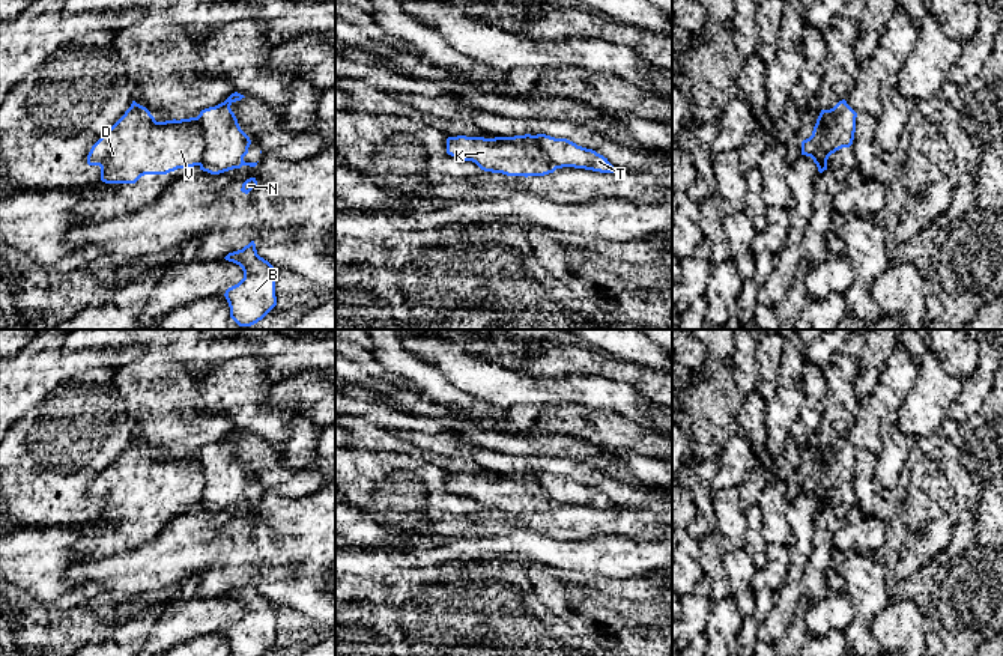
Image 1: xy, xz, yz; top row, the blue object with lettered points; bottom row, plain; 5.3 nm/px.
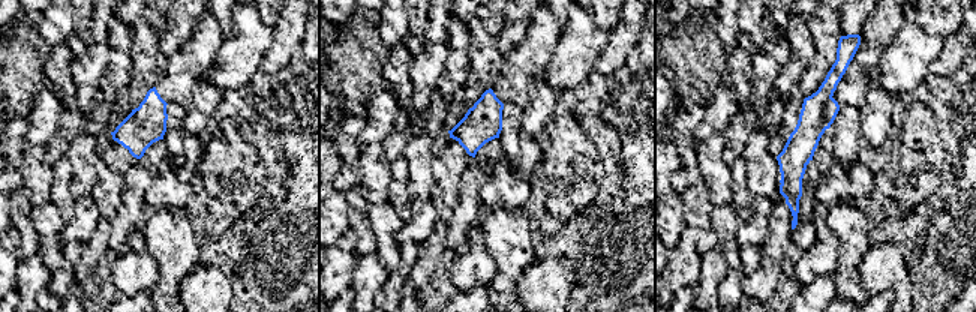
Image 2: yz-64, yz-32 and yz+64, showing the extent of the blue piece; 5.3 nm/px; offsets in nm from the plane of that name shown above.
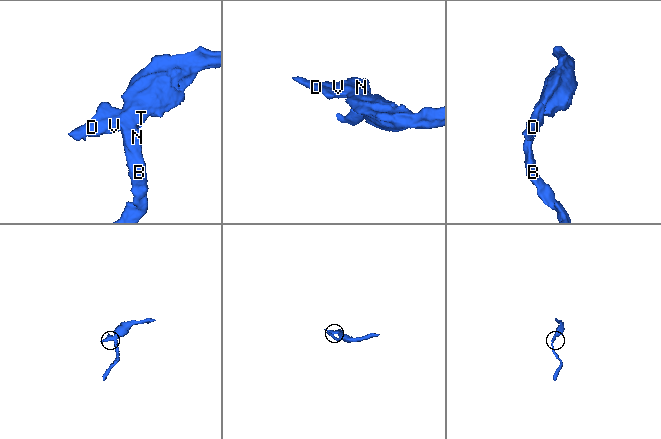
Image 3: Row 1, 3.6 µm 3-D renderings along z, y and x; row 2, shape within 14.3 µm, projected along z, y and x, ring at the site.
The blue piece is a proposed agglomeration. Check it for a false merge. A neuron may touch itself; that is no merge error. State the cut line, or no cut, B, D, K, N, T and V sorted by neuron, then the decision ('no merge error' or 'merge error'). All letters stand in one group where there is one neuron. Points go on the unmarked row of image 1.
cut in yz along (833, 446), (818, 485), (818, 492), (824, 498); B N T / D K V; merge error

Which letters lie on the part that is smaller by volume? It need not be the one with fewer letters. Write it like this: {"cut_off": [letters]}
{"cut_off": ["D", "K", "V"]}

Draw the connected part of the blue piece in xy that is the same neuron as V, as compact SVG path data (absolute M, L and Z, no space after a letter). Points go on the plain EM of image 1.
M132 438L125 451L92 483L89 503L101 504L105 521L135 521L144 512L167 512L177 506L200 503L205 477L197 454L156 459L150 448Z

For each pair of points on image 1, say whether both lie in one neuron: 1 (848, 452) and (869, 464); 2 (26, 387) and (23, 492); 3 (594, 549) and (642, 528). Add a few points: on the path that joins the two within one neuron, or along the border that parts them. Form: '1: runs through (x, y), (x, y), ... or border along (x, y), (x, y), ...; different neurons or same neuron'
1: border along (875, 453), (857, 450), (850, 482); different neurons
2: border along (54, 390), (47, 393), (15, 422); different neurons
3: border along (590, 536), (624, 534), (635, 539); different neurons

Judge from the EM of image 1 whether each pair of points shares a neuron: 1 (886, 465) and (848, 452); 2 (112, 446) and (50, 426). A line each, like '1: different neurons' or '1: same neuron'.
1: different neurons
2: same neuron

